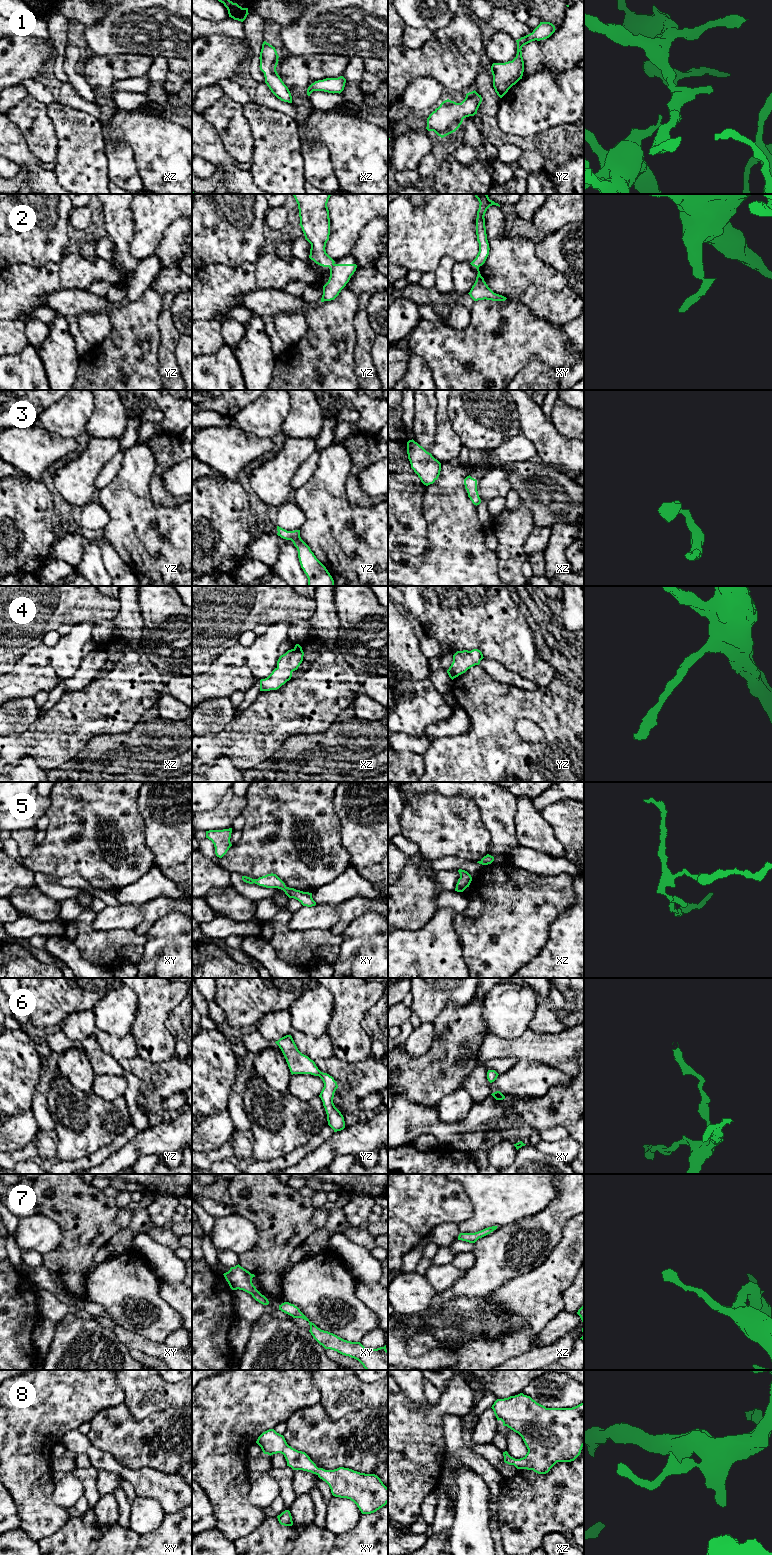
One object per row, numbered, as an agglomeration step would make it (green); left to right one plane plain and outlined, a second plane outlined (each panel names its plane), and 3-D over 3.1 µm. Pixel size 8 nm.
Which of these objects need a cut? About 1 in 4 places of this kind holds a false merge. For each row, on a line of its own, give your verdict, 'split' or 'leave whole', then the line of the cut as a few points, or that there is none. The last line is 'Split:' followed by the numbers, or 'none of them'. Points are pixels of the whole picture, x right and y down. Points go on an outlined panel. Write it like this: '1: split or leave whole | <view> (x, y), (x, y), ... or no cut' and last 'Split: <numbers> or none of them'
1: leave whole | no cut
2: split | yz (333, 263), (329, 267)
3: leave whole | no cut
4: leave whole | no cut
5: leave whole | no cut
6: leave whole | no cut
7: leave whole | no cut
8: leave whole | no cut
Split: 2

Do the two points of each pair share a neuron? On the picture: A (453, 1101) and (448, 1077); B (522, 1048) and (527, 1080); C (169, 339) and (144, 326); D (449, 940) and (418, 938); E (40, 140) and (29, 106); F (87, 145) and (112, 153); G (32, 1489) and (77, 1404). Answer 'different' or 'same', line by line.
A: different
B: different
C: different
D: same
E: same
F: different
G: same

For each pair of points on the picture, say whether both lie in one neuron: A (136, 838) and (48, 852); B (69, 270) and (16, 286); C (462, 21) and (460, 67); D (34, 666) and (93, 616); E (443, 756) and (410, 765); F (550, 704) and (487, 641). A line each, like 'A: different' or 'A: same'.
A: same
B: same
C: same
D: different
E: different
F: different

